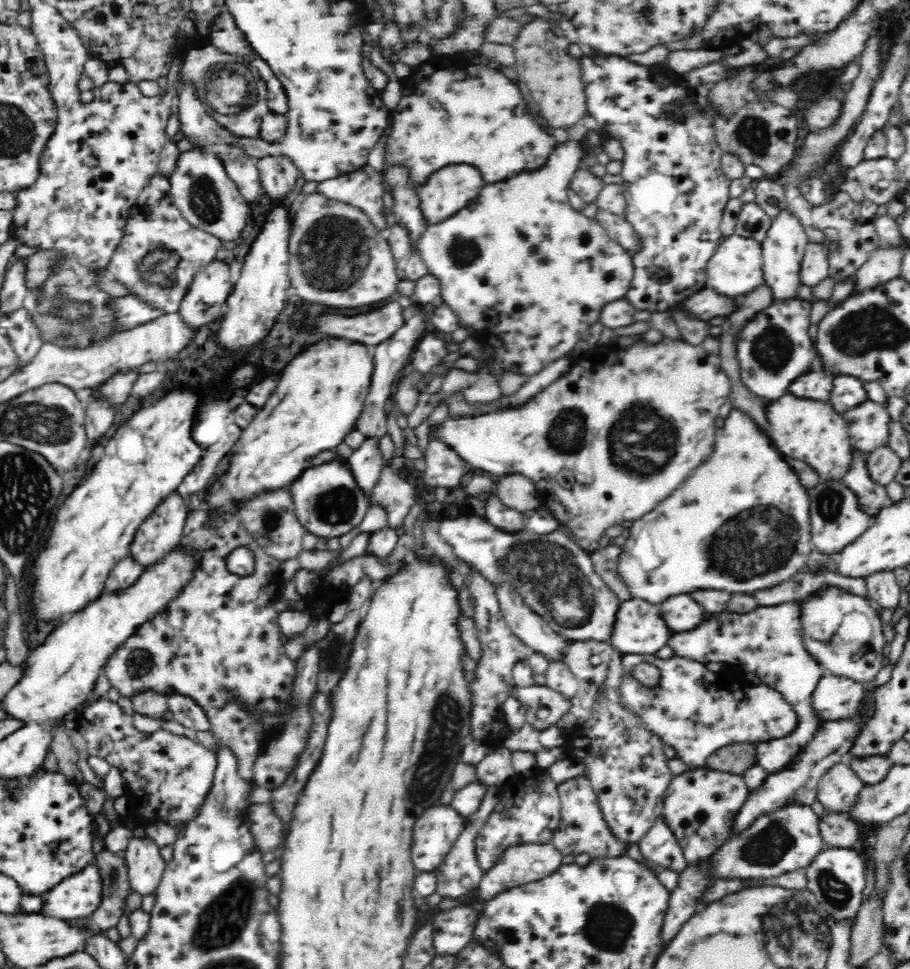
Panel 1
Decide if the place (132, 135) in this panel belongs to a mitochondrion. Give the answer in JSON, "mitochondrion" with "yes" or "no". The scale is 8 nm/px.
{"mitochondrion":"no"}

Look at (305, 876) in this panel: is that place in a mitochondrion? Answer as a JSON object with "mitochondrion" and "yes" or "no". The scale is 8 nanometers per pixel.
{"mitochondrion":"no"}

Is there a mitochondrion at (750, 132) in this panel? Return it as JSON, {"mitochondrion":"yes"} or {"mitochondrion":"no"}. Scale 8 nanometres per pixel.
{"mitochondrion":"yes"}

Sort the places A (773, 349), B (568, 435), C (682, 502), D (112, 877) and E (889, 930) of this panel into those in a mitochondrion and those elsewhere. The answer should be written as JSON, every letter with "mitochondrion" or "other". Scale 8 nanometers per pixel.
{"A":"mitochondrion","B":"mitochondrion","C":"other","D":"mitochondrion","E":"other"}

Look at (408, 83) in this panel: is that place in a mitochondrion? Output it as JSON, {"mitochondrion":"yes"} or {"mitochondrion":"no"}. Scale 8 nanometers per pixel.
{"mitochondrion":"no"}

